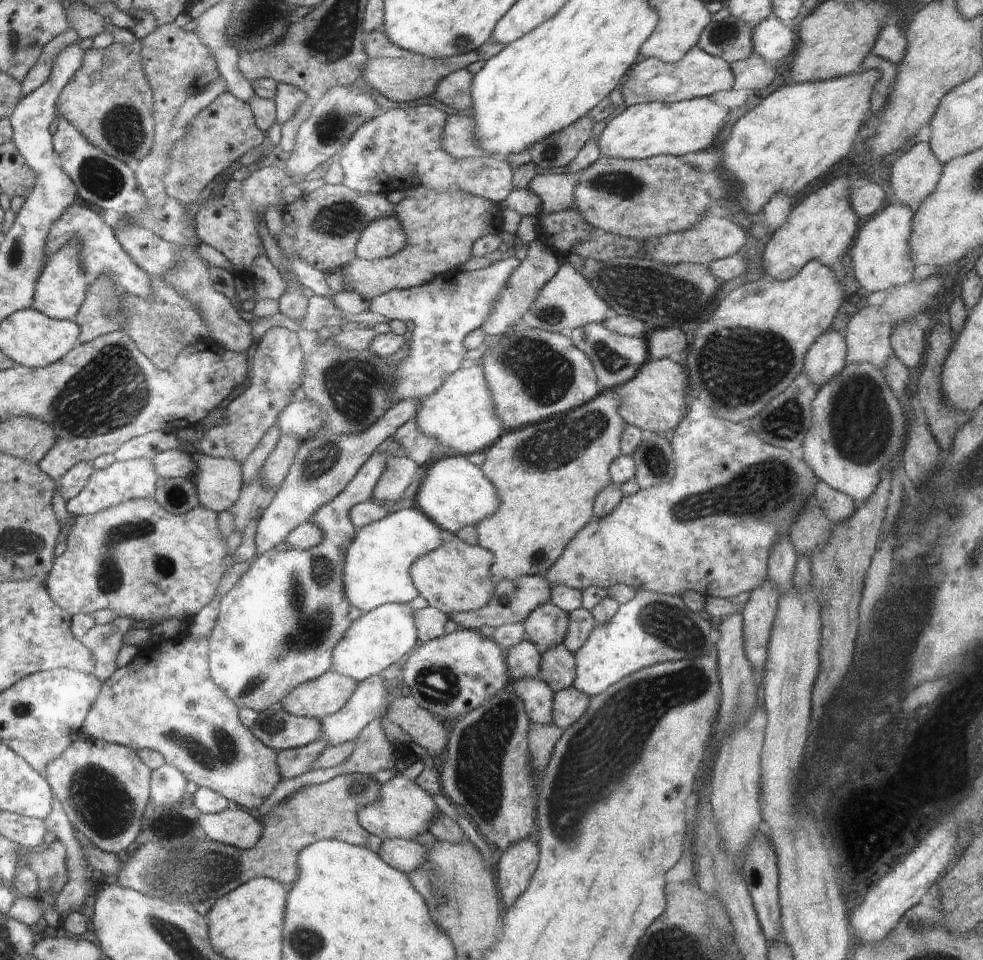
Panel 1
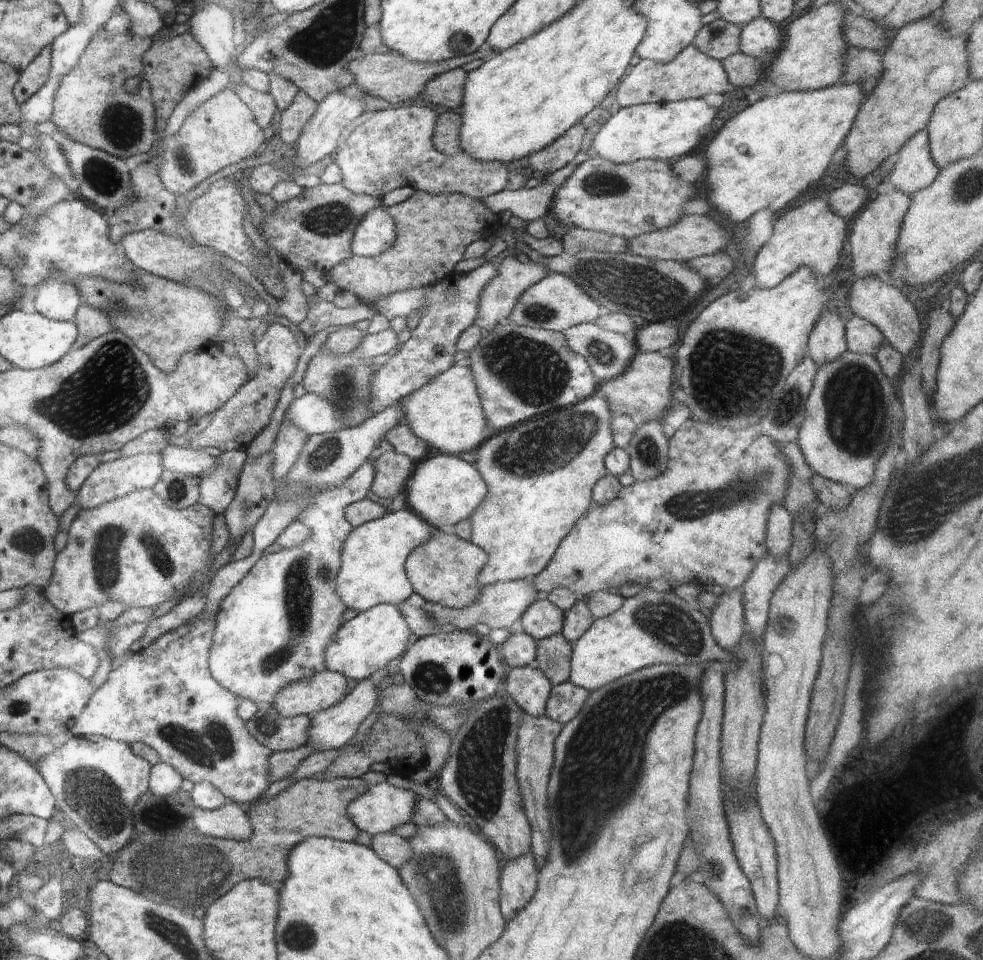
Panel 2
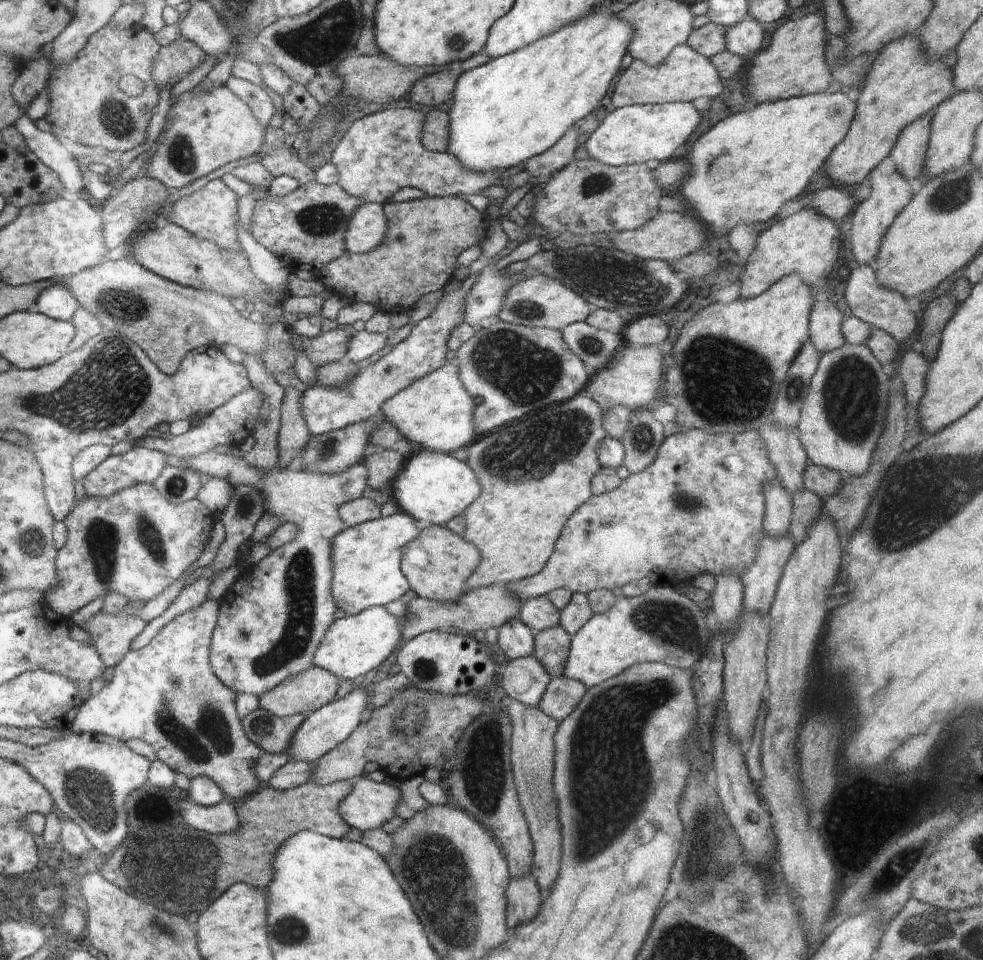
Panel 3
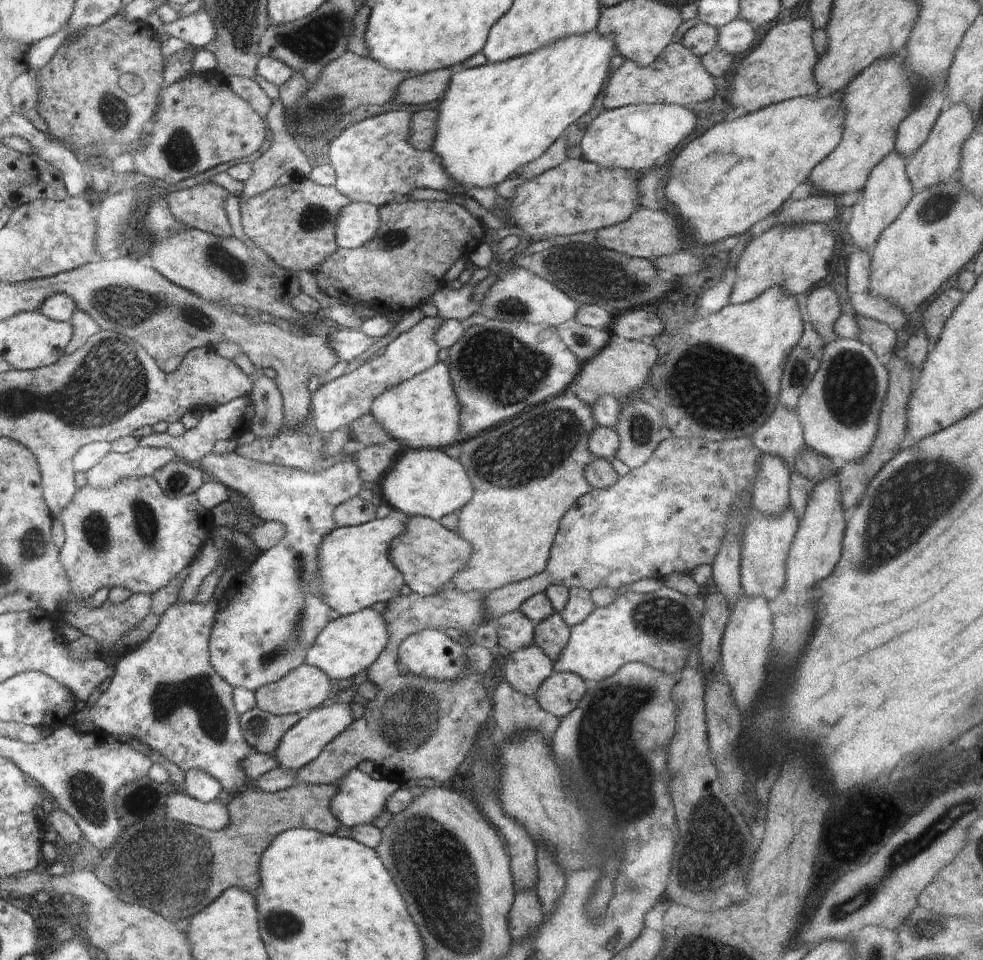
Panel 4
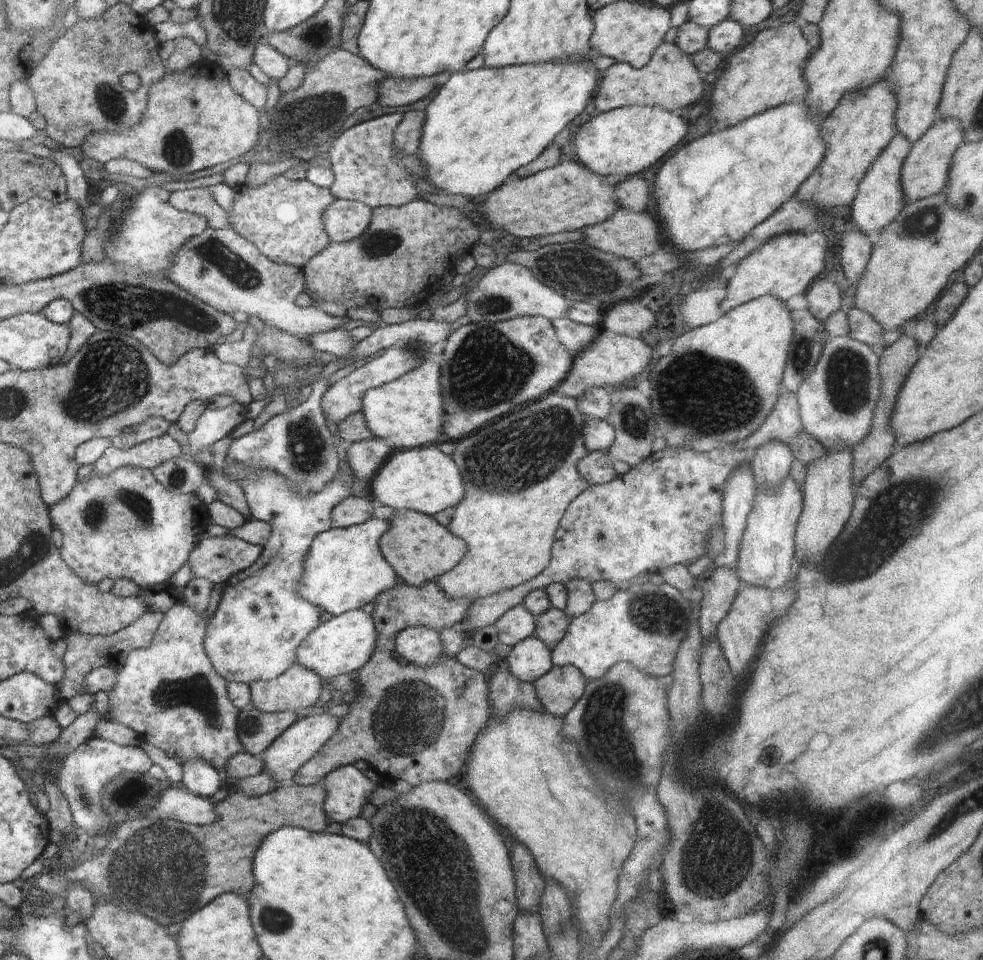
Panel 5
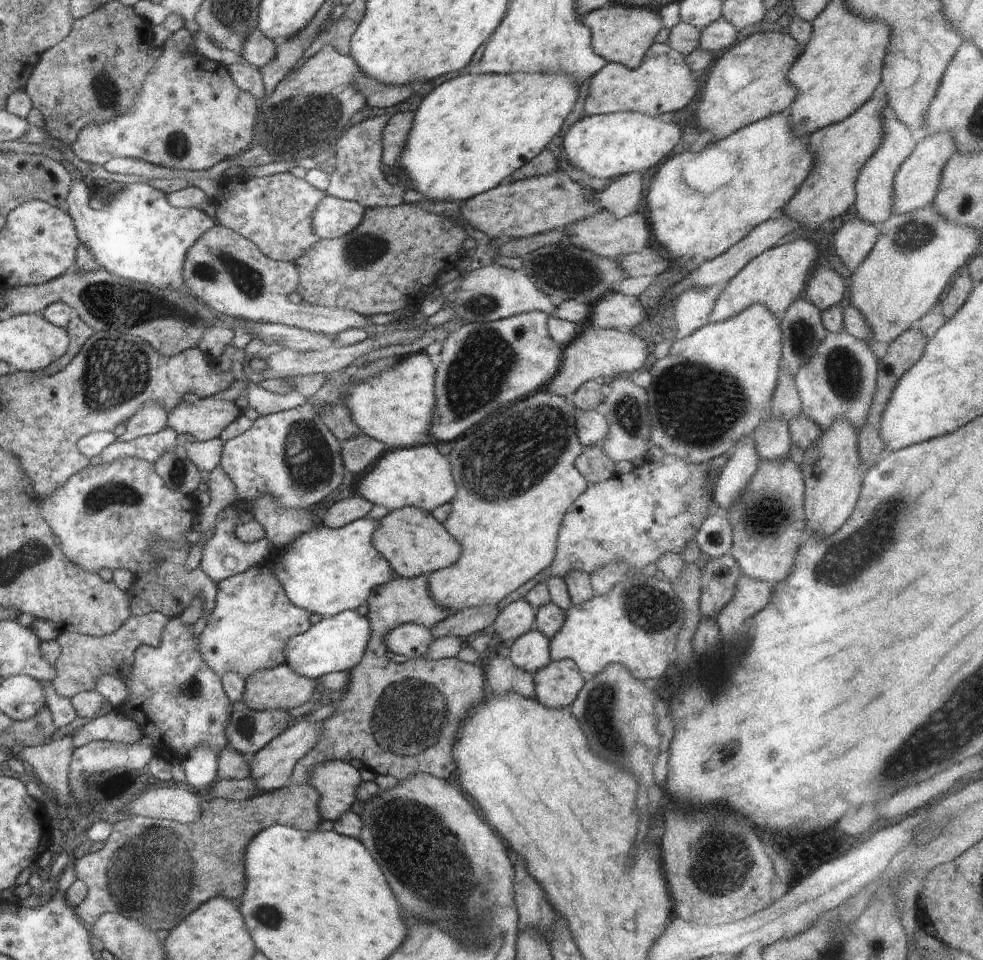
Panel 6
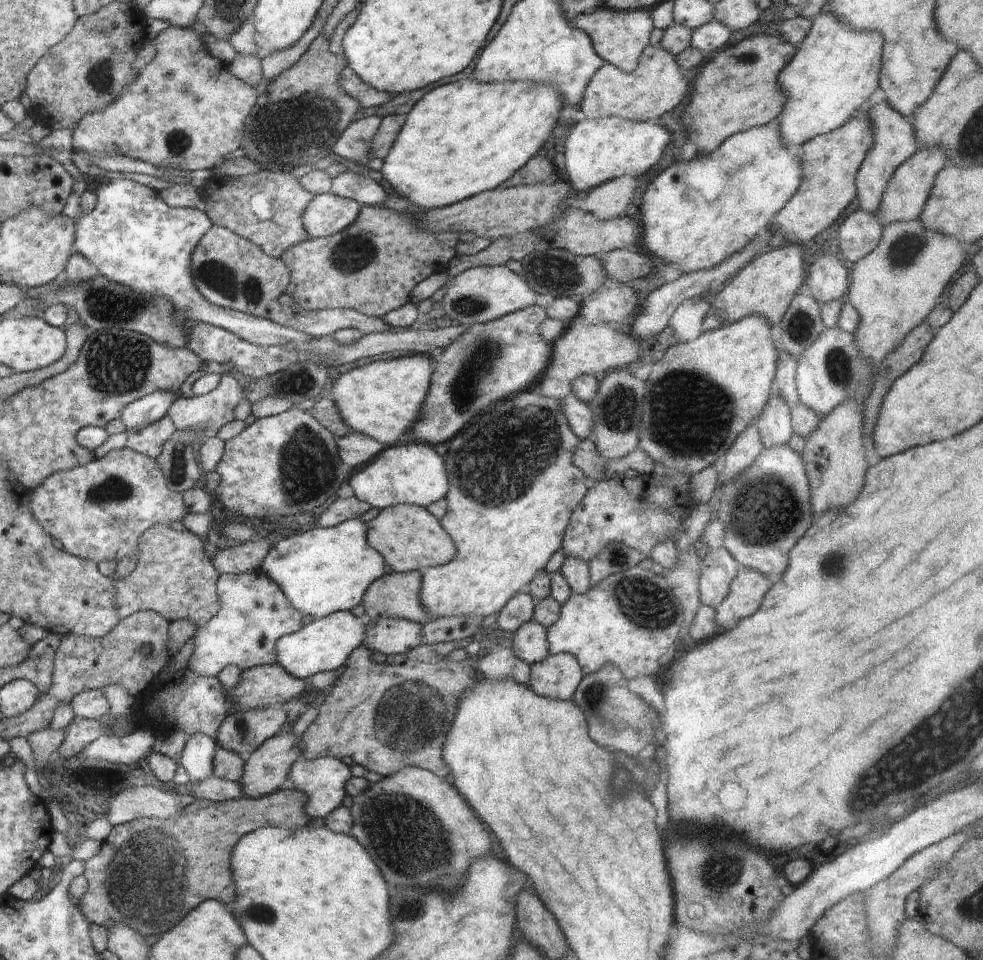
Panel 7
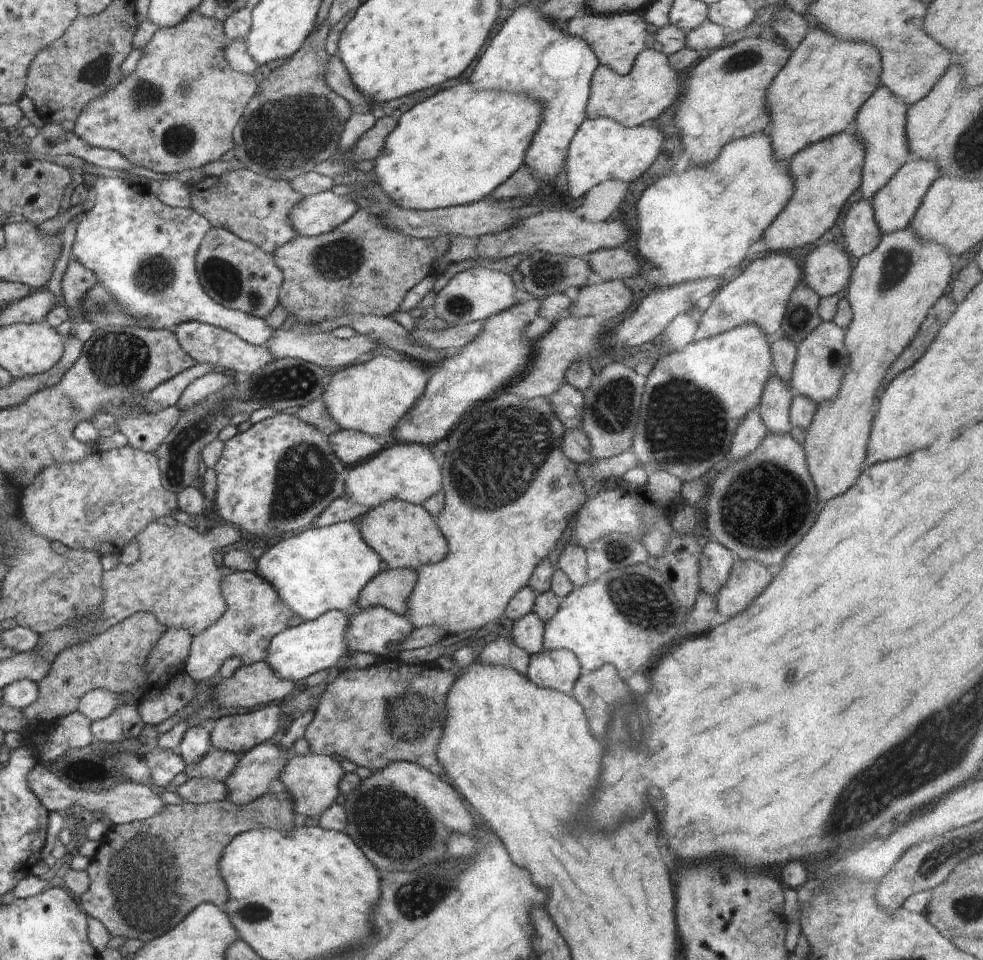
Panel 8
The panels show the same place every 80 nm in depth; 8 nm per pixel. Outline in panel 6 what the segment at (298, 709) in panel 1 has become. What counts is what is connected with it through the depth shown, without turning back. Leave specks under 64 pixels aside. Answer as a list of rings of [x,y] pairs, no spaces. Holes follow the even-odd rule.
[[[286,662],[245,677],[242,701],[256,711],[292,708],[319,690],[318,680],[295,673]]]

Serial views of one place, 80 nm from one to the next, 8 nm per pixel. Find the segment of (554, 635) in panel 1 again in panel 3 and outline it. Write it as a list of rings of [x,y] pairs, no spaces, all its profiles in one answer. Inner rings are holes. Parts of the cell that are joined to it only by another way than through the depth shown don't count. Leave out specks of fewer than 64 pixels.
[[[546,595],[525,600],[516,617],[525,622],[534,634],[559,622],[559,610]]]

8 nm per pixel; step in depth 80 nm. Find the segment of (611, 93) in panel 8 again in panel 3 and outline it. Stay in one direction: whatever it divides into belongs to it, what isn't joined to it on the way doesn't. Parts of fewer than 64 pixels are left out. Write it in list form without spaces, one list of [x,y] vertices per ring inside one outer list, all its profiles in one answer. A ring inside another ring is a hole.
[[[678,44],[668,58],[657,66],[648,66],[642,60],[634,60],[622,74],[618,84],[614,86],[611,103],[618,107],[630,104],[654,104],[654,102],[692,102],[701,96],[716,98],[722,94],[725,83],[720,80],[720,72],[716,70],[712,60],[692,50],[688,44]]]

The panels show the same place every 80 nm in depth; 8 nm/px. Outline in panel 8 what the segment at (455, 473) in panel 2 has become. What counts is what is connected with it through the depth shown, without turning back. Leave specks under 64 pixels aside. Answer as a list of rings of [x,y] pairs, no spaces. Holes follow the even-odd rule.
[[[389,441],[388,446],[349,469],[345,478],[345,498],[369,509],[390,499],[421,505],[442,490],[442,473],[440,460],[430,454],[429,447]]]

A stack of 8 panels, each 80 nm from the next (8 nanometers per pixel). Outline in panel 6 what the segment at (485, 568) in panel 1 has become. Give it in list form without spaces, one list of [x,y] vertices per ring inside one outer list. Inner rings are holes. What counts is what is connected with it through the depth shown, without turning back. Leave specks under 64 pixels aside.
[[[404,506],[392,510],[379,522],[380,526],[372,536],[372,544],[398,577],[428,576],[431,572],[450,568],[462,556],[460,542],[452,537],[431,513],[424,512],[420,508]]]

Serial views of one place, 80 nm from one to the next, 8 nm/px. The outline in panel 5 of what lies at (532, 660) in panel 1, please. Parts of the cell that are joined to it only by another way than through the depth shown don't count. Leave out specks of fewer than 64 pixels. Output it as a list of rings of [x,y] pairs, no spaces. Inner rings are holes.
[[[521,604],[509,608],[508,612],[500,616],[500,619],[494,624],[500,645],[510,650],[522,640],[534,636],[535,620],[534,616]]]

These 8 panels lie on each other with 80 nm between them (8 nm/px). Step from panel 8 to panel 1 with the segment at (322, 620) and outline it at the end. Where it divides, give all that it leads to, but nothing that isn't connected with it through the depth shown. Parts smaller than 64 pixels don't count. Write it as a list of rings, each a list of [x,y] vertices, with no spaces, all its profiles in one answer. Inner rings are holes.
[[[386,603],[360,614],[350,624],[348,632],[344,632],[344,638],[332,650],[331,670],[360,683],[403,661],[419,646],[415,610],[409,603]]]

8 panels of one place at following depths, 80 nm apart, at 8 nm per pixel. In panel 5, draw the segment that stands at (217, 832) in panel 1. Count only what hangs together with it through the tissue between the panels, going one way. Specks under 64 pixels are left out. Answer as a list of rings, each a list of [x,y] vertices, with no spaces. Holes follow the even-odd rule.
[[[179,785],[166,788],[162,796],[158,796],[156,806],[150,810],[150,814],[198,826],[210,826],[218,822],[214,804]]]

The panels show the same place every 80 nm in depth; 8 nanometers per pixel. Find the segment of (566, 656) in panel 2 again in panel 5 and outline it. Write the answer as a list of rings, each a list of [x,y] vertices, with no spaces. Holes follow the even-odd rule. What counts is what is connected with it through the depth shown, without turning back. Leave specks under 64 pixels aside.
[[[558,608],[546,610],[542,616],[535,620],[535,636],[544,642],[544,645],[550,650],[554,650],[566,636],[566,630],[570,626],[570,619],[564,611]]]

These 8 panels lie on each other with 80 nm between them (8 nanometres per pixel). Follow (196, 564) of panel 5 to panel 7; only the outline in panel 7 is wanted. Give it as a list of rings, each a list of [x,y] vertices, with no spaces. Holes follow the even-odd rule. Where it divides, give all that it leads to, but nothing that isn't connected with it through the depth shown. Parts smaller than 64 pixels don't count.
[[[267,537],[243,544],[222,545],[215,554],[216,571],[239,575],[248,571],[258,571],[274,542],[274,537]]]

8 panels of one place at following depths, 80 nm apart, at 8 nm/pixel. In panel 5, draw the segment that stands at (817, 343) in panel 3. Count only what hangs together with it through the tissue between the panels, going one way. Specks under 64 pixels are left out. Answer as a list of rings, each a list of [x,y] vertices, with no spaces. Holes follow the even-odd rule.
[[[818,278],[806,293],[808,311],[816,320],[826,324],[826,320],[841,308],[840,290],[833,280]]]

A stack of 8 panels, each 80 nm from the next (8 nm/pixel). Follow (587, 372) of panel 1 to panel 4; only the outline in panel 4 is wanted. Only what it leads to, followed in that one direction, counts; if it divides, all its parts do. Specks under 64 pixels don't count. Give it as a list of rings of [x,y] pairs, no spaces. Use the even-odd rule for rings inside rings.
[[[495,319],[466,329],[449,348],[445,363],[460,407],[460,434],[466,436],[476,436],[478,432],[520,414],[524,408],[561,395],[581,367],[559,337],[556,327]]]

